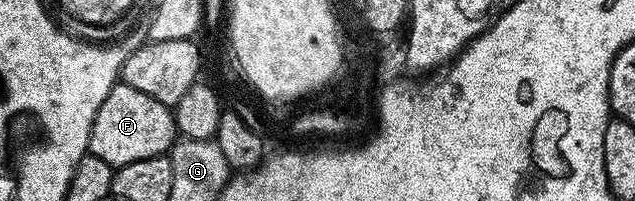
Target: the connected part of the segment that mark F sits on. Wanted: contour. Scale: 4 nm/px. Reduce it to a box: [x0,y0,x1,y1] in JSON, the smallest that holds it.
[87,81,176,168]

